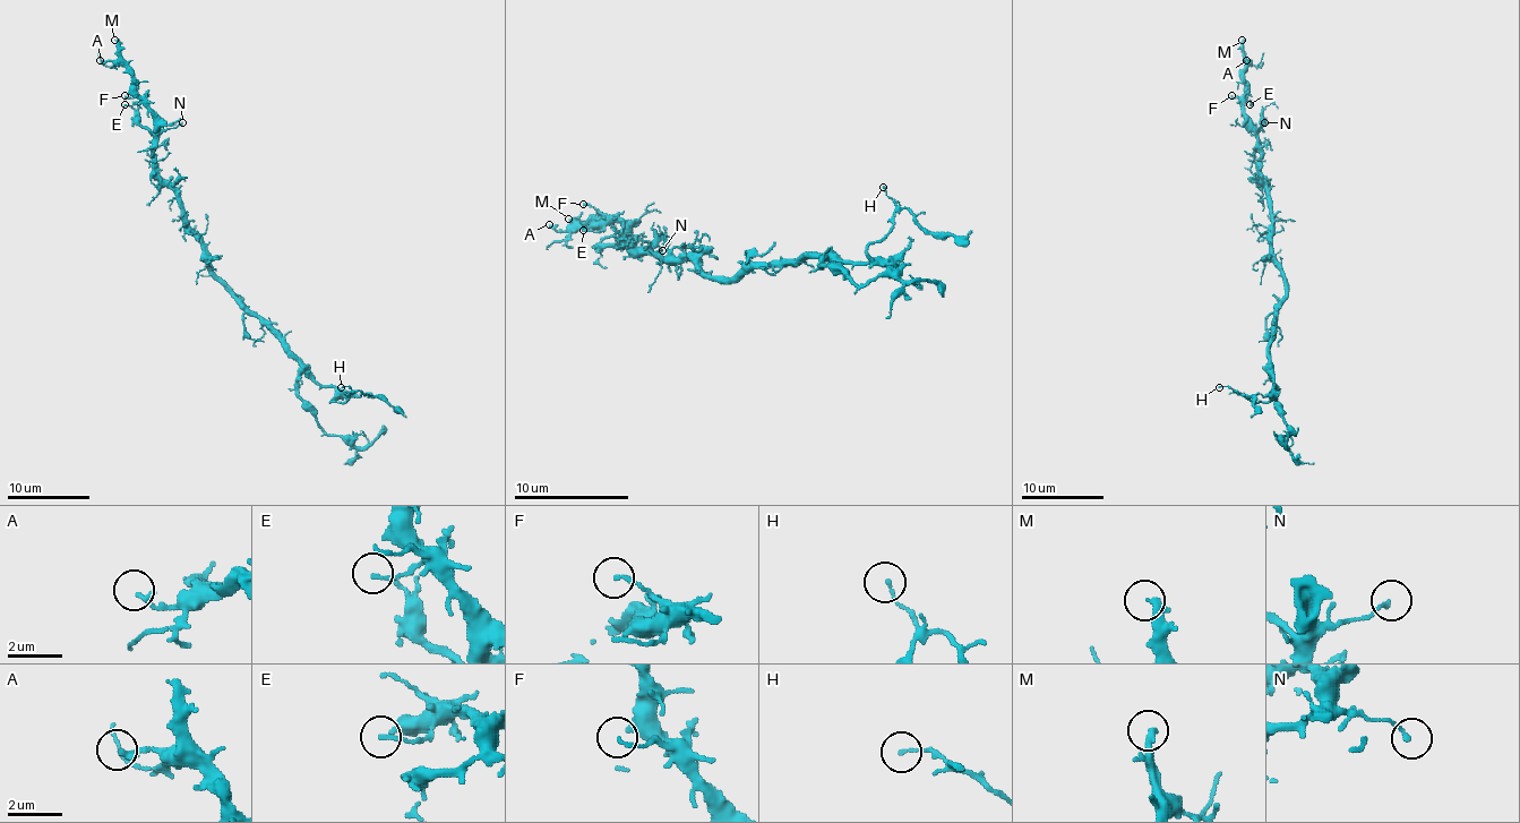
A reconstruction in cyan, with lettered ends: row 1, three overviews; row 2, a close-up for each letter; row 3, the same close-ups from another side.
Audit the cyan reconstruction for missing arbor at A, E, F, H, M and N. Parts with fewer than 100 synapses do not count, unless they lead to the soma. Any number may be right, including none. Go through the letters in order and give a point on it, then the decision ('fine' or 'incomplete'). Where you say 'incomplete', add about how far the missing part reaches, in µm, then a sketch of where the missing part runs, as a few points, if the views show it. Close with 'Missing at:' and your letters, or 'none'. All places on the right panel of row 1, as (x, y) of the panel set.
A: (1246, 60) | fine
E: (1250, 104) | fine
F: (1231, 95) | fine
H: (1219, 387) | fine
M: (1242, 40) | incomplete | 80 µm
N: (1264, 122) | fine
Missing at: M

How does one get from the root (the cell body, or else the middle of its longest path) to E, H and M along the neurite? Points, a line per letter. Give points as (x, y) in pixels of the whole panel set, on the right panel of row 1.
E: (1285, 277), (1272, 253), (1260, 139), (1244, 112), (1244, 104), (1250, 104)
H: (1285, 277), (1285, 298), (1277, 308), (1269, 350), (1271, 399), (1250, 401), (1219, 387)
M: (1285, 277), (1272, 253), (1272, 215), (1267, 180), (1260, 174), (1260, 139), (1256, 127), (1244, 112), (1242, 40)

